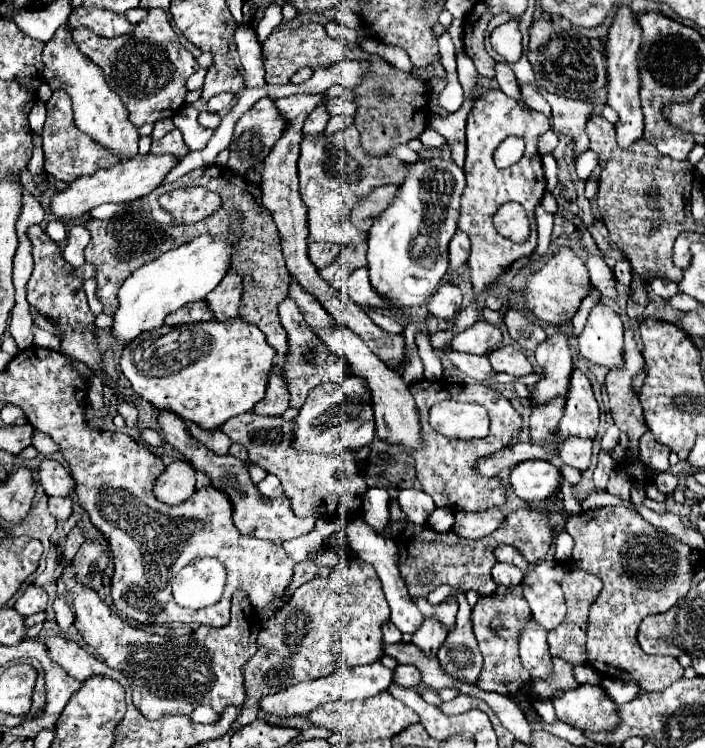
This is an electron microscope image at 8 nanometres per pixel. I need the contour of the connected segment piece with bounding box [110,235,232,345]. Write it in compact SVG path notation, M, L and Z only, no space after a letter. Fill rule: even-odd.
M202 235L136 269L118 289L118 309L112 315L110 337L120 345L128 345L128 341L134 341L140 333L162 327L168 313L204 299L224 279L230 265L230 251L232 247L226 237Z

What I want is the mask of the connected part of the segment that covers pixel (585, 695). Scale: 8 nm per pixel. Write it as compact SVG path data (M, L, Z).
M580 685L554 699L552 705L556 713L560 713L560 721L576 729L602 731L618 723L618 707L608 699L600 685Z

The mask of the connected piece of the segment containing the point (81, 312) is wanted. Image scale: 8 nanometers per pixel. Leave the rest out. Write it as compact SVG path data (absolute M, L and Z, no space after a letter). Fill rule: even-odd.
M40 225L28 227L28 239L32 243L32 257L34 257L34 271L32 271L32 277L28 279L28 293L26 293L28 303L32 307L36 307L42 315L50 317L58 325L58 329L62 329L64 353L84 361L94 373L98 373L100 371L100 367L98 367L100 353L96 347L94 333L92 333L94 315L90 313L86 295L82 291L82 279L72 277L74 267L62 259L58 245L48 235L44 235Z

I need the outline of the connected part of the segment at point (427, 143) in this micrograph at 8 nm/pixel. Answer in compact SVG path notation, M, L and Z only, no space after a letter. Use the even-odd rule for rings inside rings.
M426 129L422 135L420 135L420 141L424 143L424 147L444 147L446 141L444 137L440 137L440 133L436 133L434 129Z

